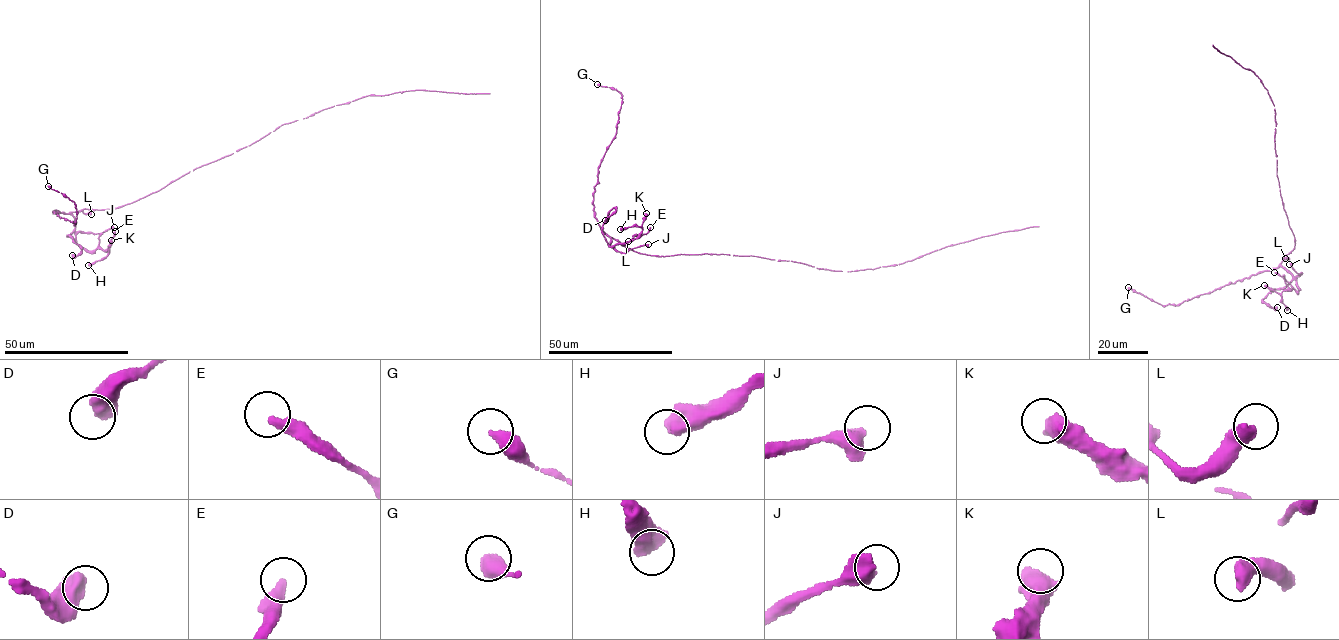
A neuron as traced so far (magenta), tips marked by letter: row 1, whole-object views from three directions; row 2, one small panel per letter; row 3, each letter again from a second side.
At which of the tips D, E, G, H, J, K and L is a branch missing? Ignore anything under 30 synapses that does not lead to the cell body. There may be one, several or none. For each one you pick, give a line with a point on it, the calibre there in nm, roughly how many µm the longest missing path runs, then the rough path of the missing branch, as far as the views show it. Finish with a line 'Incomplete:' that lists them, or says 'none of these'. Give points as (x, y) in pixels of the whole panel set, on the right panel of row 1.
Incomplete: none of these

